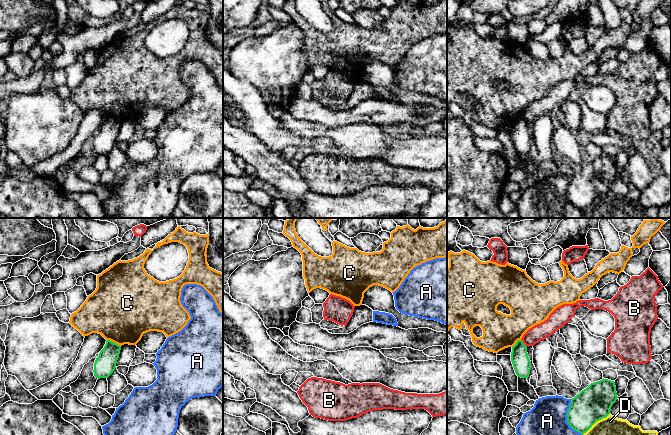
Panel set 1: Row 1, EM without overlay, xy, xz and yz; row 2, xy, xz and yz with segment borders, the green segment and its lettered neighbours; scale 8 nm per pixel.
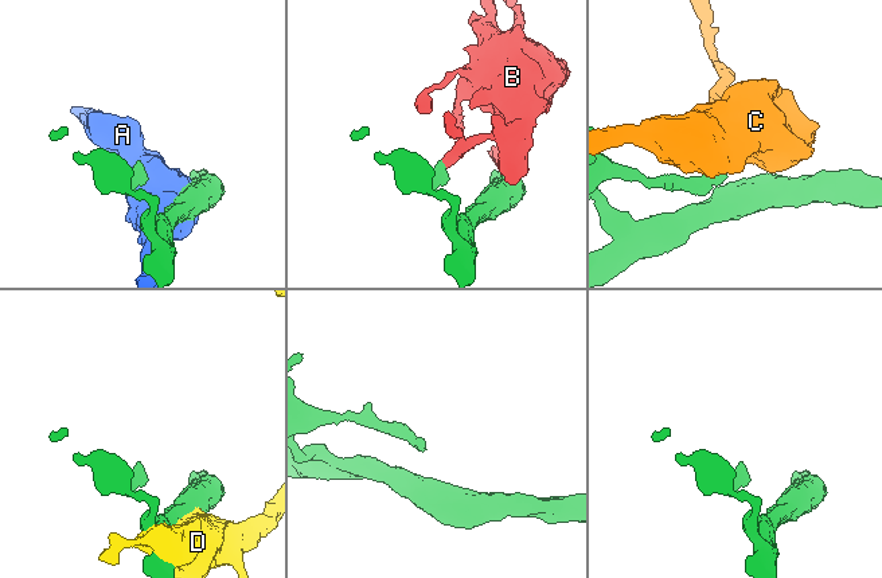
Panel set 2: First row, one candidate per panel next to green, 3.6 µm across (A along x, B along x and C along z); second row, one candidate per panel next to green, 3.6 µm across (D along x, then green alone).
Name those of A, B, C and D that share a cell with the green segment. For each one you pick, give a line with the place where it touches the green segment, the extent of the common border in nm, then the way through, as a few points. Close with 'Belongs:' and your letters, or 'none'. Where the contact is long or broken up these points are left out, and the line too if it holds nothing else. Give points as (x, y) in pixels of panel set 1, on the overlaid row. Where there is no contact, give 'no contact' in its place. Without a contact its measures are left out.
Belongs: none

